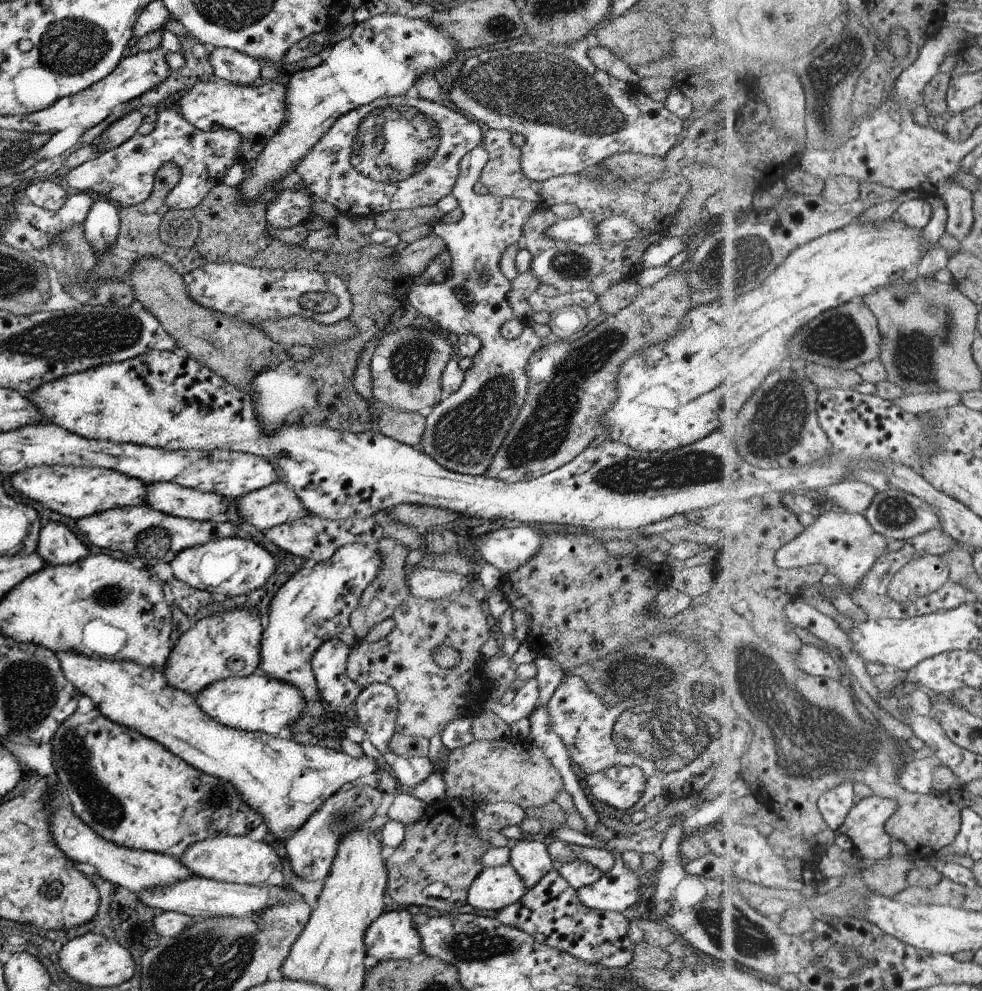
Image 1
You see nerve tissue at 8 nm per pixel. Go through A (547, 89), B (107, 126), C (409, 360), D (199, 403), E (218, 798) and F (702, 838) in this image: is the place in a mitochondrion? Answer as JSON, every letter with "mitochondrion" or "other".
{"A":"mitochondrion","B":"other","C":"mitochondrion","D":"other","E":"mitochondrion","F":"other"}

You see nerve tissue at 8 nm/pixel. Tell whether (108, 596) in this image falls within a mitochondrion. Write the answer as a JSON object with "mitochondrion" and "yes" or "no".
{"mitochondrion":"yes"}

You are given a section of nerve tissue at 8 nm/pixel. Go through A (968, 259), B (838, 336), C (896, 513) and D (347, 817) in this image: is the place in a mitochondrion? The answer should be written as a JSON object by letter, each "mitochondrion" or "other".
{"A":"other","B":"mitochondrion","C":"mitochondrion","D":"mitochondrion"}

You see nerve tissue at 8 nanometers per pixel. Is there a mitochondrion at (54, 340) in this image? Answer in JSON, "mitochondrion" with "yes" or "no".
{"mitochondrion":"yes"}

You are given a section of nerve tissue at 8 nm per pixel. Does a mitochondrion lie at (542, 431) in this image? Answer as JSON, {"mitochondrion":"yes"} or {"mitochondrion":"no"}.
{"mitochondrion":"yes"}

